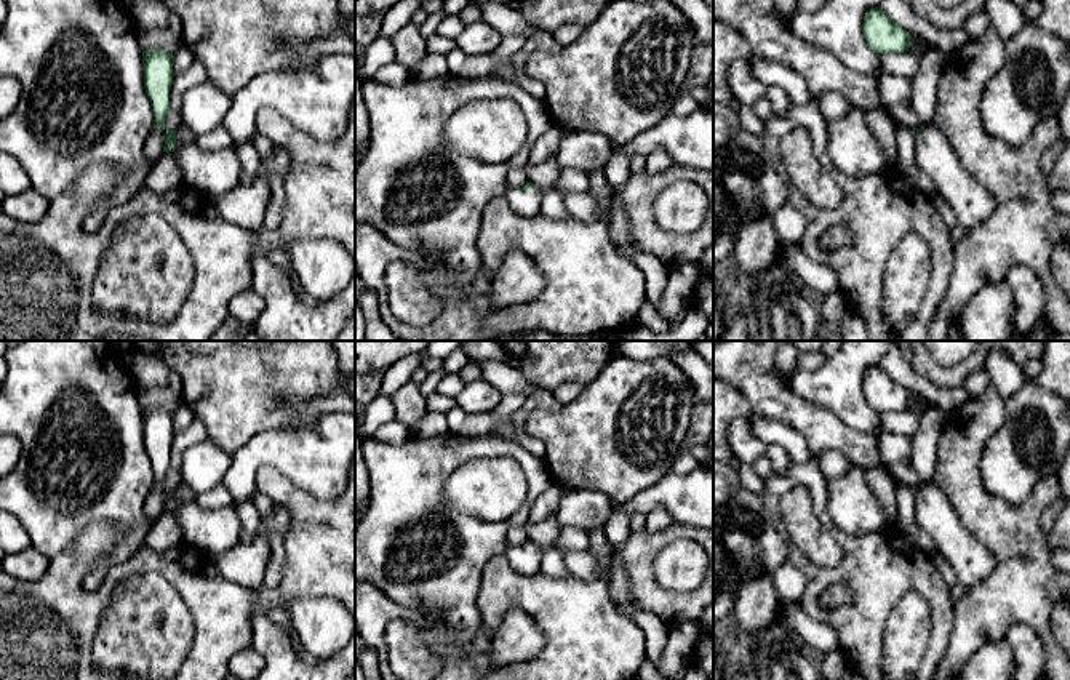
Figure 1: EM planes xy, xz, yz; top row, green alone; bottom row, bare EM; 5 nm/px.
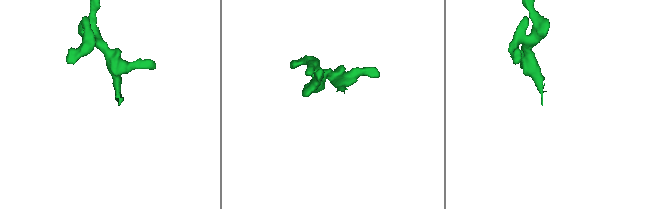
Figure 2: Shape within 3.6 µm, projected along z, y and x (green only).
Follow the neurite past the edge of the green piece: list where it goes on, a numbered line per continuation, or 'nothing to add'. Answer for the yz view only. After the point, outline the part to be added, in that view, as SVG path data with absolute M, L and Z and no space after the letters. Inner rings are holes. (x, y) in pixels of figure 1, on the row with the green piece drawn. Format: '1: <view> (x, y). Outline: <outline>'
1: yz (971, 202). Outline: M936 122L921 126L921 138L915 142L913 154L918 168L936 184L961 226L971 229L993 213L993 194L963 168Z

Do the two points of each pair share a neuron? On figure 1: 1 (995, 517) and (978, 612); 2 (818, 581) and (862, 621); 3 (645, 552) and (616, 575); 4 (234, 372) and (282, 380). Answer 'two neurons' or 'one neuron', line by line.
1: one neuron
2: one neuron
3: two neurons
4: two neurons

